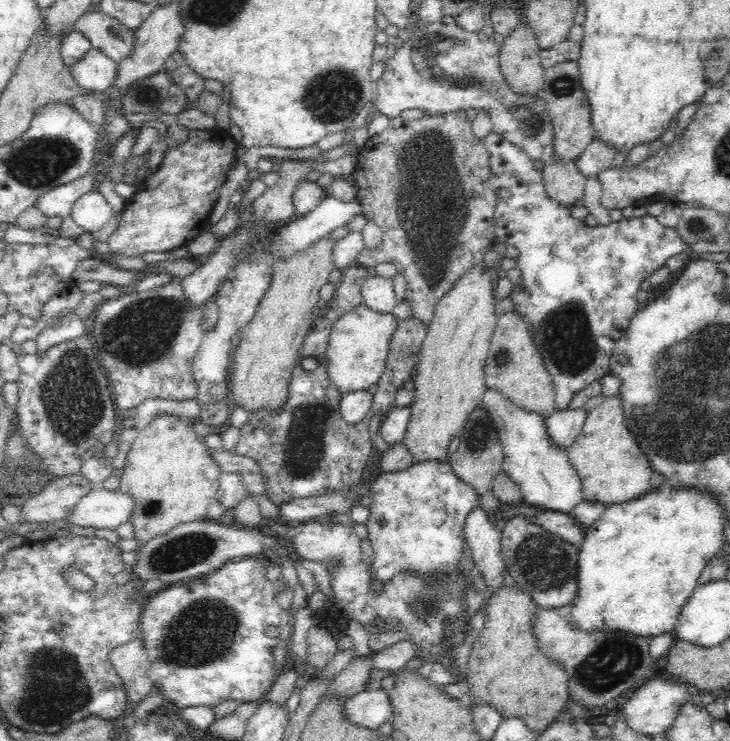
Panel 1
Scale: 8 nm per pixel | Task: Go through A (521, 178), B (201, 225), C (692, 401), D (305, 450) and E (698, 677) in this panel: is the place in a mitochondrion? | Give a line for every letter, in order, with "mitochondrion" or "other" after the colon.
A: other
B: other
C: mitochondrion
D: mitochondrion
E: other

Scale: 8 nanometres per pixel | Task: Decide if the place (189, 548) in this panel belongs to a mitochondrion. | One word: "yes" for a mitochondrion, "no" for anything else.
yes

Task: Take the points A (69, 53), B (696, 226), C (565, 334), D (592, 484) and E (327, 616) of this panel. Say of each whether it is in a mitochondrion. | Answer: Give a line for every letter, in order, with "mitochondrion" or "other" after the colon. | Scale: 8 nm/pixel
A: other
B: other
C: mitochondrion
D: other
E: other

